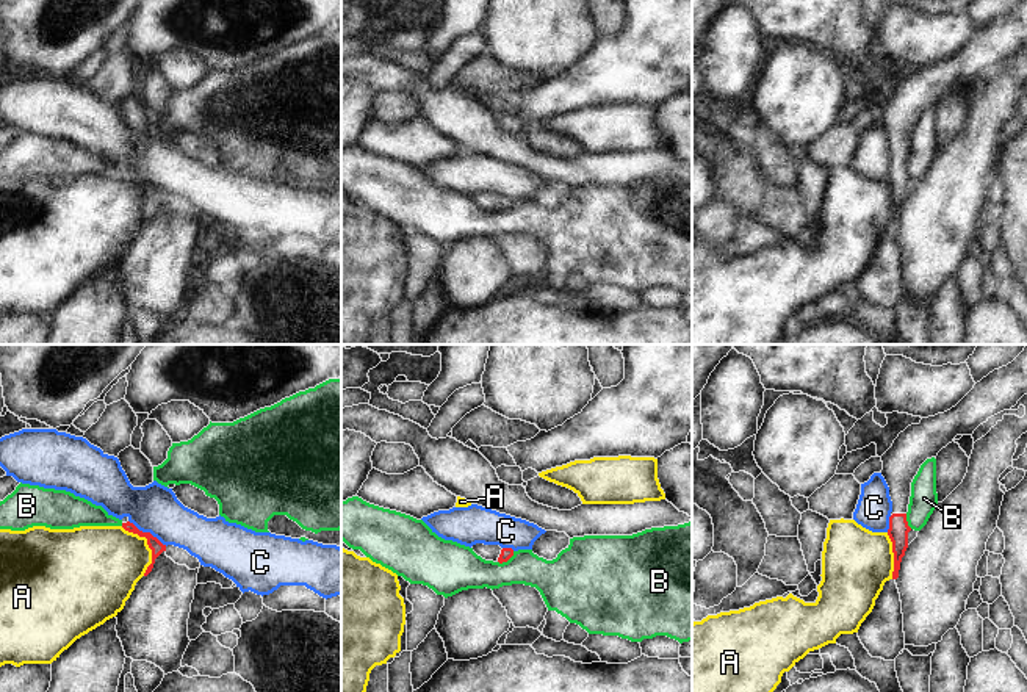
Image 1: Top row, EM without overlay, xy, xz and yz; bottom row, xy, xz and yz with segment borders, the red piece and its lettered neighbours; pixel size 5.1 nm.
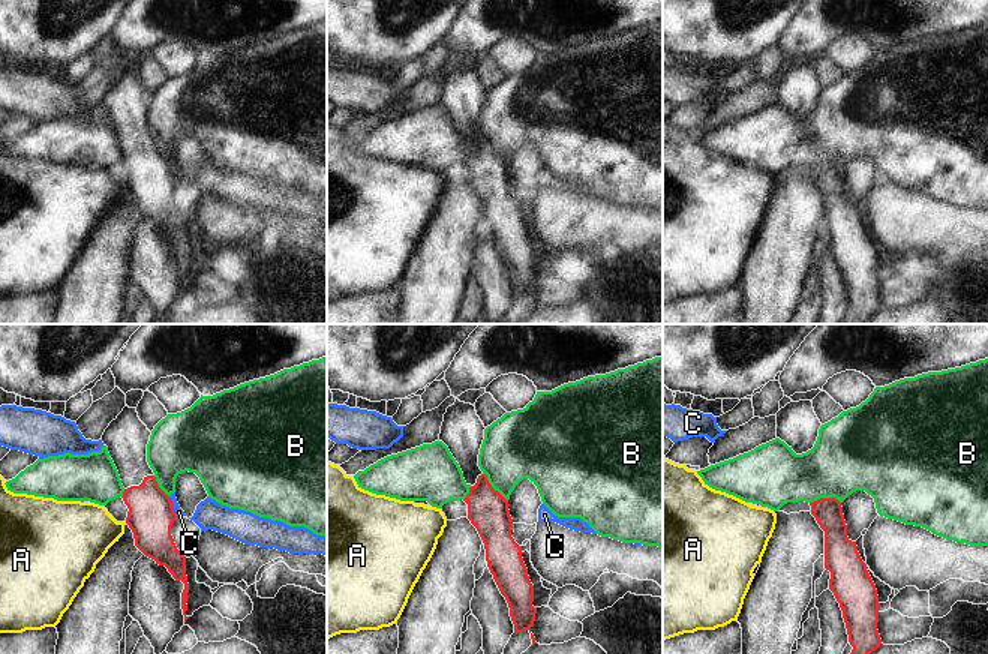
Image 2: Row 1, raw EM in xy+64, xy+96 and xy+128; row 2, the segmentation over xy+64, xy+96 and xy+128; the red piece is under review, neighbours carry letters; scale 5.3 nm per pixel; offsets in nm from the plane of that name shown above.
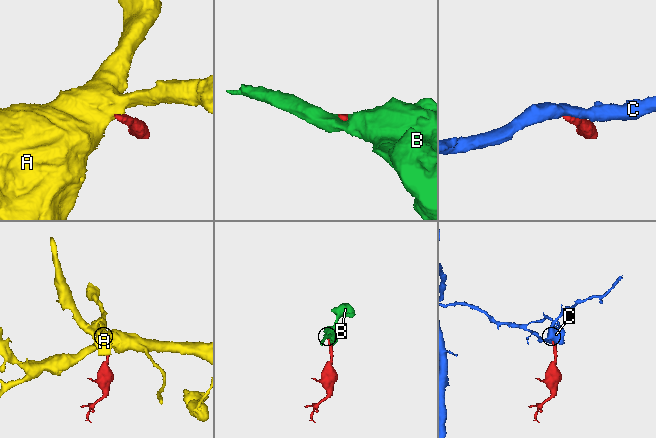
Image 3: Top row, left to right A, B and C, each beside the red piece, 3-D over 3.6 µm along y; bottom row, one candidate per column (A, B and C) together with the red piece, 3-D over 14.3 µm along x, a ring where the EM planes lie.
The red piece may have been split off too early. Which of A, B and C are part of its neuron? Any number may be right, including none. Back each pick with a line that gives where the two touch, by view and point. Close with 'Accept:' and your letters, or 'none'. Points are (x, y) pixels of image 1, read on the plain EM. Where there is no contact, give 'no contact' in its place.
Accept: none

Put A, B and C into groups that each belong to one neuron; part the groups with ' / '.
A / B / C

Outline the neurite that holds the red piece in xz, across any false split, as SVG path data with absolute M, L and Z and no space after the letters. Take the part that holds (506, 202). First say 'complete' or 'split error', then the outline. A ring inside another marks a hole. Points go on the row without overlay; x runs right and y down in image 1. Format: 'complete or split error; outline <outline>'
split error; outline M476 193L471 197L482 208L499 211L499 213L507 211L514 205L512 197L501 197L499 194Z

